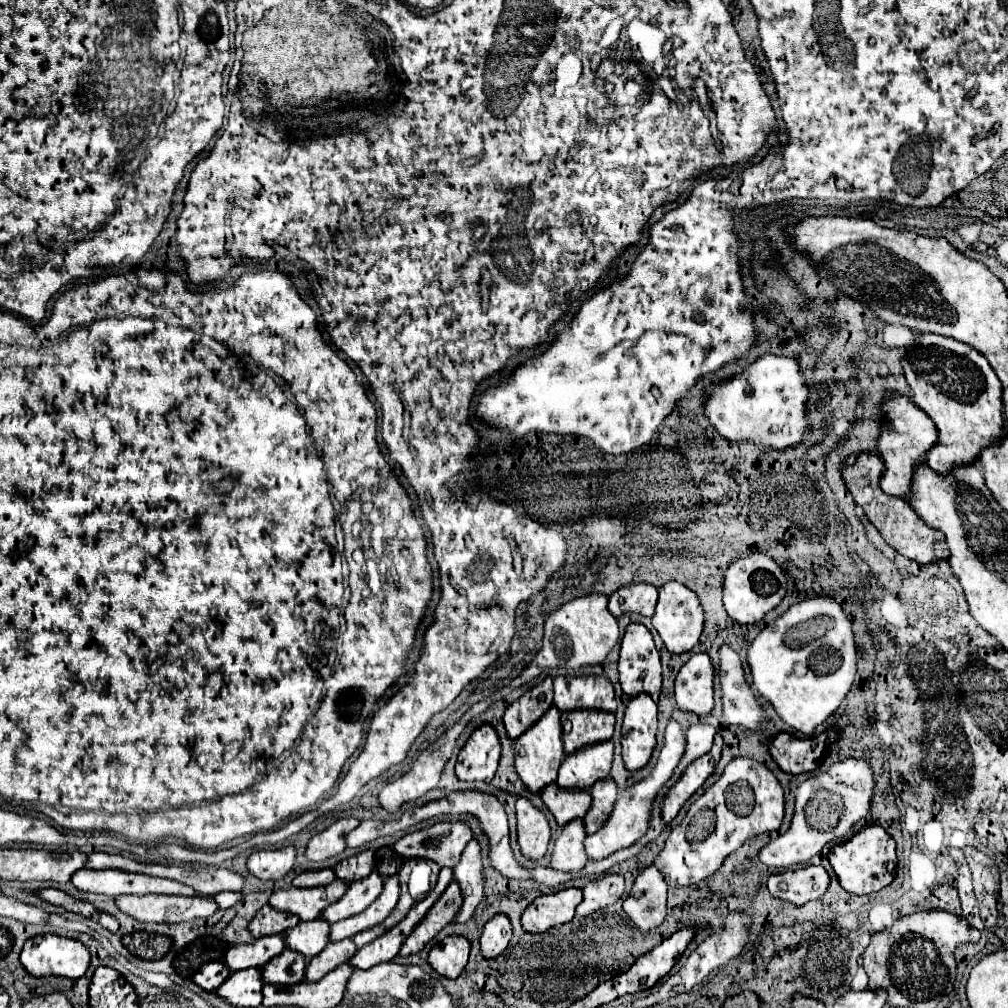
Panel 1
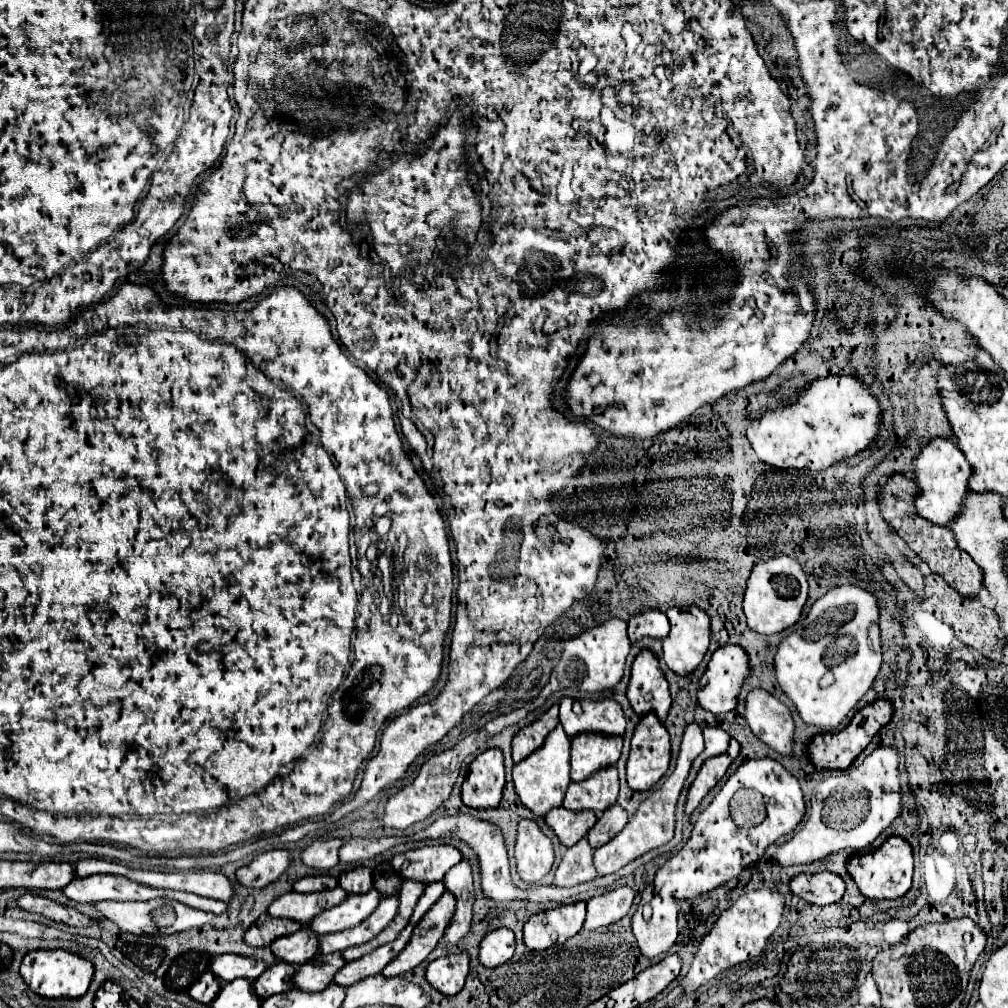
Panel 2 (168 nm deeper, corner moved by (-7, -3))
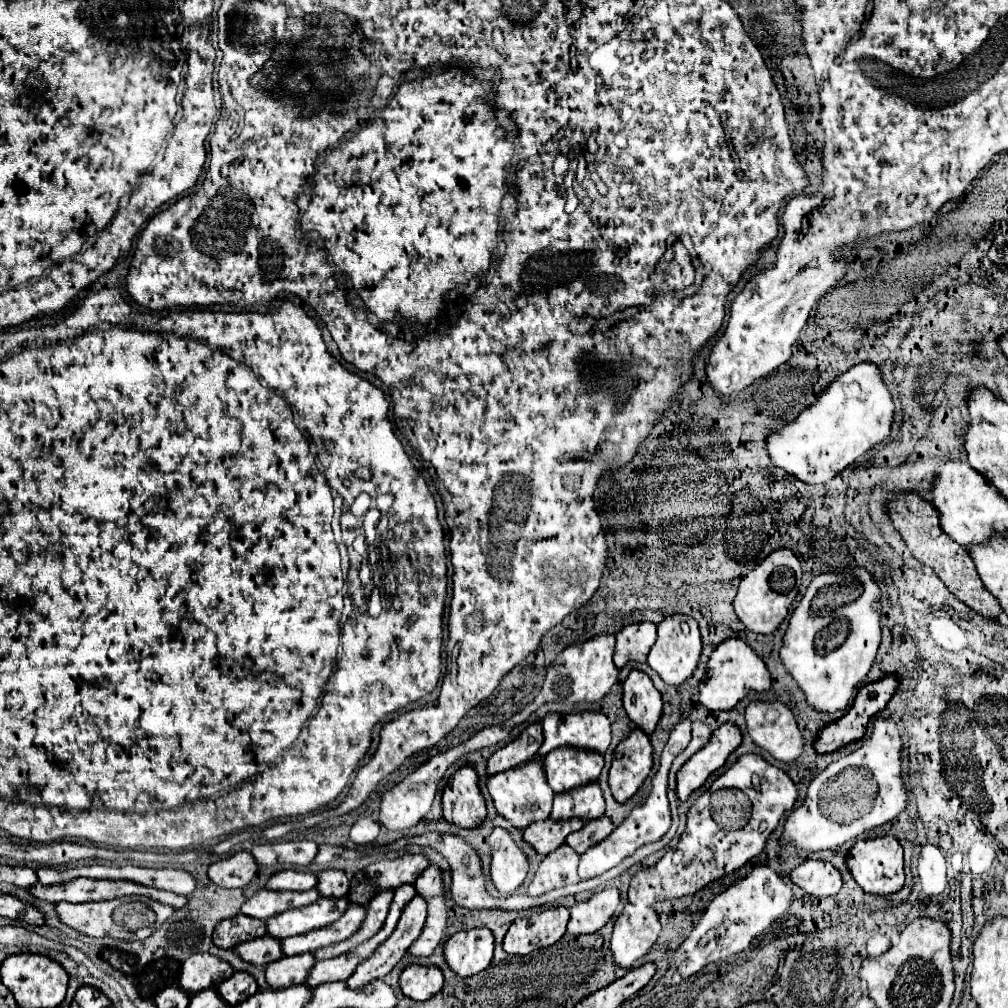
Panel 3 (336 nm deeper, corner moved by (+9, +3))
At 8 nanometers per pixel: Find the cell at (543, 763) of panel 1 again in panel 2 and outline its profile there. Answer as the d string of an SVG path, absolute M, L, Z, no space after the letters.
M558 724L552 734L548 734L548 738L544 740L544 744L534 750L528 758L524 758L522 762L514 764L514 788L520 796L520 802L530 808L536 816L544 816L552 806L560 806L564 800L564 792L570 784L570 770L568 770L568 762L570 762L570 738L566 736L564 728Z

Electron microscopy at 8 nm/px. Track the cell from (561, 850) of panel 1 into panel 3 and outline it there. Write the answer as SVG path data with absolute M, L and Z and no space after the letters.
M562 844L540 862L536 876L528 886L528 894L542 896L554 888L578 884L580 876L576 868L578 868L578 854L572 852L572 848L568 848L566 844Z

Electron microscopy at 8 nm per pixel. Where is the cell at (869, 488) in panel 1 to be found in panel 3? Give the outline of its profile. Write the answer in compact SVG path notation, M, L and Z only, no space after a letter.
M904 494L904 500L892 500L892 522L896 526L896 530L900 532L900 536L904 538L906 546L910 548L910 552L924 564L934 568L934 572L938 574L938 578L946 584L946 588L958 598L962 600L966 606L970 606L974 612L978 612L984 618L996 620L1002 614L1002 608L998 604L998 600L984 588L976 566L968 554L968 548L956 544L940 526L940 516L934 508L932 502L926 502L924 498L920 498L918 494Z

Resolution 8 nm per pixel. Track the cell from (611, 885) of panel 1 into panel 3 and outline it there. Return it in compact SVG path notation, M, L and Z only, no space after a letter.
M606 888L596 892L590 900L578 902L570 908L570 934L594 934L598 932L616 912L620 902L618 888Z

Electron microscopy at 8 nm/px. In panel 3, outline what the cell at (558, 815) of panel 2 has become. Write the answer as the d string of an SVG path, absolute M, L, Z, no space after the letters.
M544 820L540 824L532 824L532 828L526 828L522 838L528 842L538 854L546 856L554 852L558 846L564 844L566 836L580 830L584 826L582 820L564 820L564 822L554 822L554 820Z

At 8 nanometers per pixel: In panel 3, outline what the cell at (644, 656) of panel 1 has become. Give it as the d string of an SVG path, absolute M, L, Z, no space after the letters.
M632 670L624 682L624 710L636 728L648 736L662 716L660 692L654 688L652 680L638 670Z

